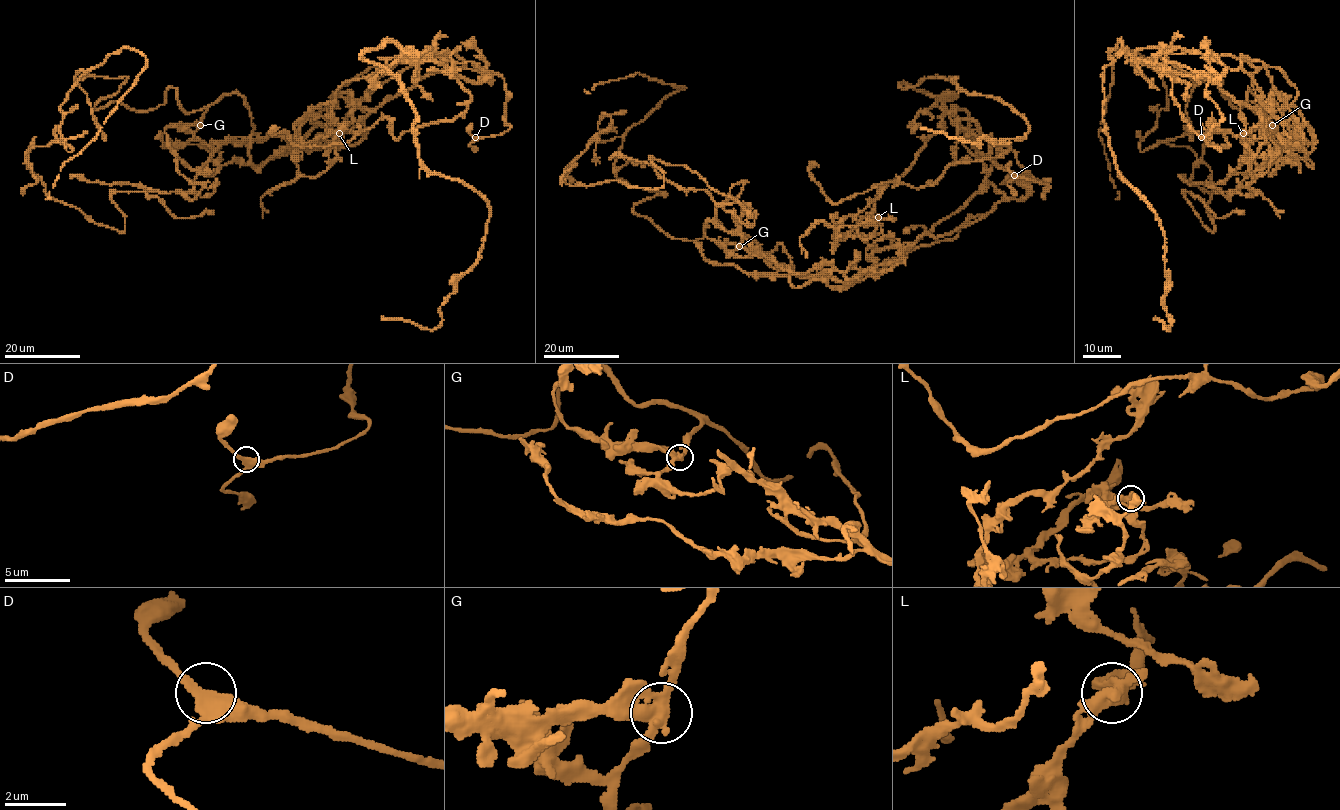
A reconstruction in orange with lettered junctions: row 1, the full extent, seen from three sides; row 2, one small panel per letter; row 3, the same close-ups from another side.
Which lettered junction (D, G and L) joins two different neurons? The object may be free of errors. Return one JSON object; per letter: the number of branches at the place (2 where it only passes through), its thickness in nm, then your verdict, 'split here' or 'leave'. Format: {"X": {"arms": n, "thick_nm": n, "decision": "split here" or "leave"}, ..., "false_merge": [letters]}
{"D": {"arms": 3, "thick_nm": 320, "decision": "leave"}, "G": {"arms": 3, "thick_nm": 320, "decision": "split here"}, "L": {"arms": 3, "thick_nm": 340, "decision": "leave"}, "false_merge": ["G"]}

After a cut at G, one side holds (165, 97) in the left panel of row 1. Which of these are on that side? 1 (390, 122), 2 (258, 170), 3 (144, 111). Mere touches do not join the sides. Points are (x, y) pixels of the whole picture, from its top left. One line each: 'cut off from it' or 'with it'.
1: with it
2: cut off from it
3: with it

